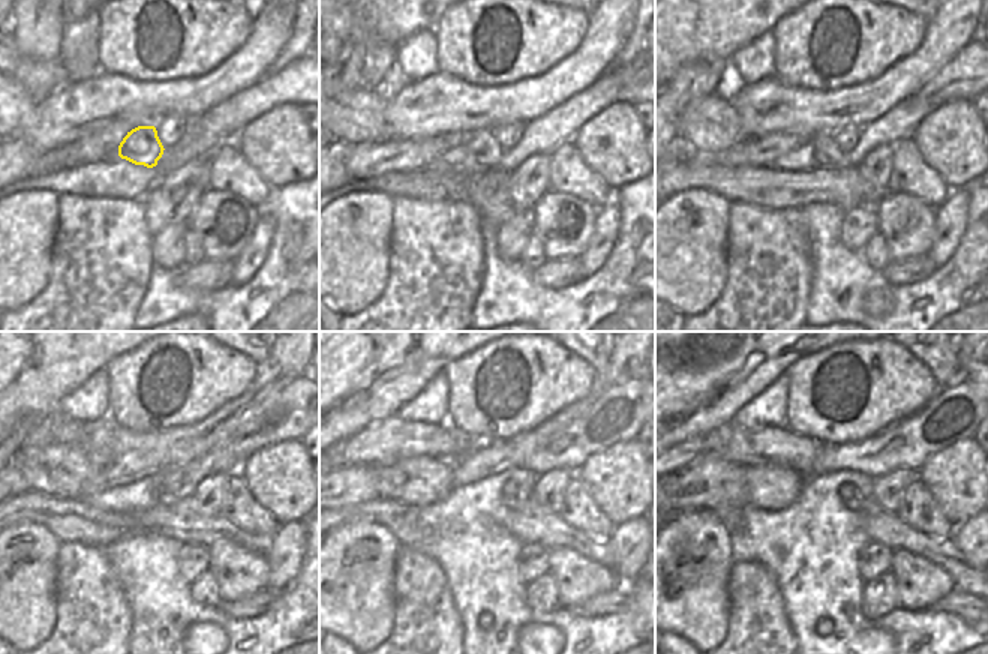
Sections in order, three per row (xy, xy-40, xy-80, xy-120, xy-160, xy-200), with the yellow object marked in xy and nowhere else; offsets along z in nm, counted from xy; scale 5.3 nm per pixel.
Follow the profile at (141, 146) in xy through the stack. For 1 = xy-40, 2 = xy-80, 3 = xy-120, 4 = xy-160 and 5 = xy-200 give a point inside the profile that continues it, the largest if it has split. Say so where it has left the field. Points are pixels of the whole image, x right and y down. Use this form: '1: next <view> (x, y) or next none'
1: next xy-40 (483, 146)
2: next xy-80 (826, 155)
3: next xy-120 (165, 498)
4: next xy-160 (510, 503)
5: next xy-200 (856, 504)

